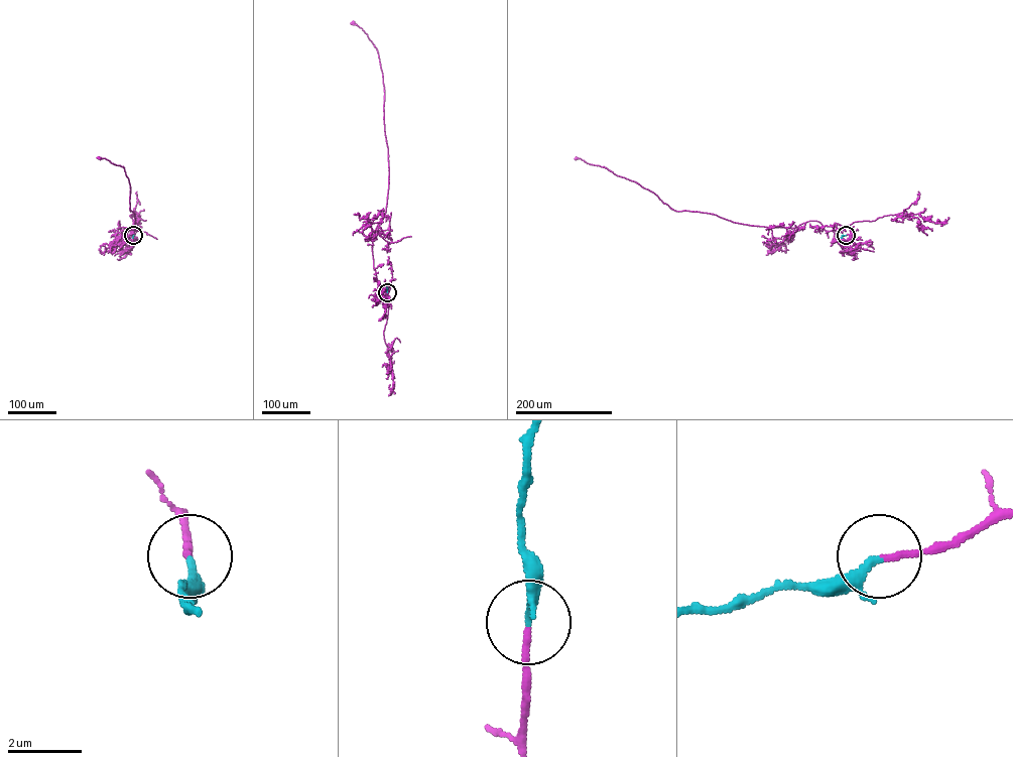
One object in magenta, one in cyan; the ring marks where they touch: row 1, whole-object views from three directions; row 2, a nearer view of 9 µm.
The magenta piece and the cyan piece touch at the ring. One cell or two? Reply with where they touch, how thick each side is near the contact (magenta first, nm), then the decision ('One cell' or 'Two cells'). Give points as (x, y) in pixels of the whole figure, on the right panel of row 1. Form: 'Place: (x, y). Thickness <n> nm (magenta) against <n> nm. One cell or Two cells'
Place: (846, 235). Thickness 150 nm (magenta) against 160 nm. One cell

